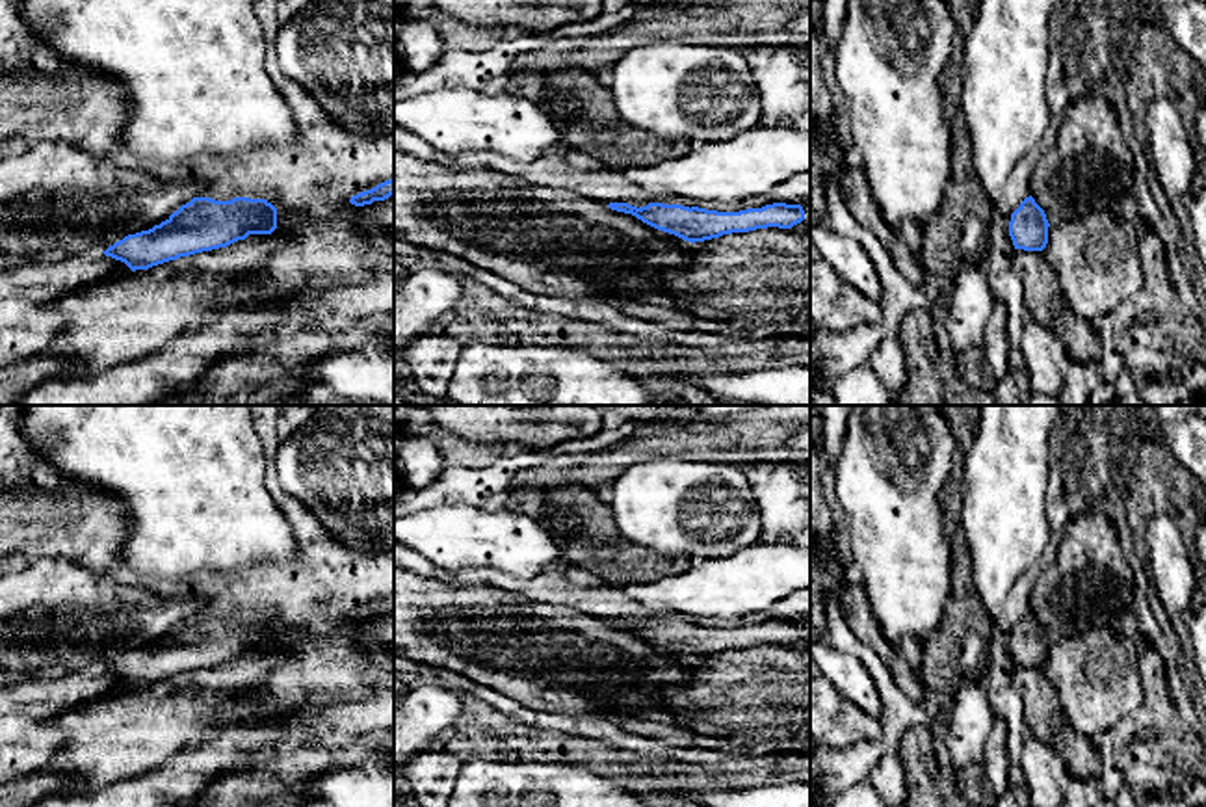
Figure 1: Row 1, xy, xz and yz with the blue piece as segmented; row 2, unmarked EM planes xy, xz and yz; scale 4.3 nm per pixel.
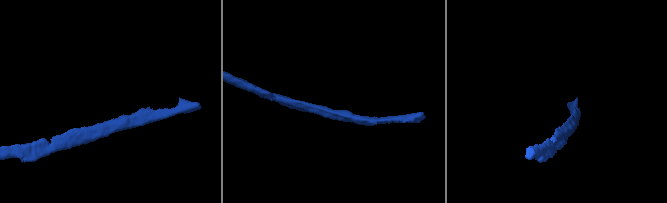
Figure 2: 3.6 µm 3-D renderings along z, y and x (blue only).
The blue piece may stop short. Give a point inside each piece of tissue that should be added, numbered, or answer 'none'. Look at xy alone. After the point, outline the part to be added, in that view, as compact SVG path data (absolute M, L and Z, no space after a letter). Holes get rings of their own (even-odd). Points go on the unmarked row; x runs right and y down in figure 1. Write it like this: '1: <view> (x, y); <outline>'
none

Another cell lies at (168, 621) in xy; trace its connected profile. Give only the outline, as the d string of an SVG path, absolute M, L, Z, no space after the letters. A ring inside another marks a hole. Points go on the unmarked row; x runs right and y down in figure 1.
M59 552L46 554L20 571L0 575L0 688L33 677L54 679L69 671L102 669L125 653L169 636L193 614L193 606L125 584L115 571L93 573Z

